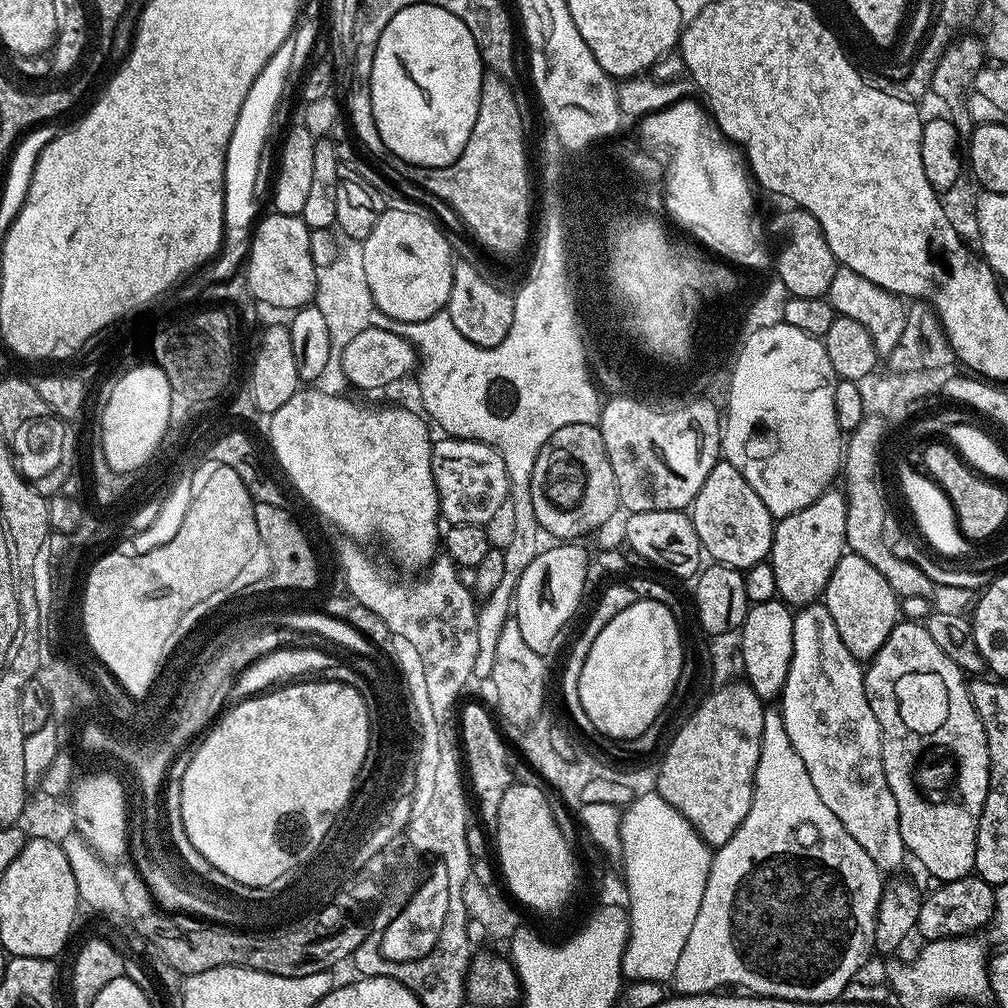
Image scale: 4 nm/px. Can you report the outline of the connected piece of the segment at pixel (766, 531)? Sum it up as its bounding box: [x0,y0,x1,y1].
[690,460,773,570]

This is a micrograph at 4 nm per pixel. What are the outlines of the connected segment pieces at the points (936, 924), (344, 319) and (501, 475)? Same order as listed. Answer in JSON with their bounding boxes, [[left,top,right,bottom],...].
[[916,875,996,941],[312,241,374,396],[432,438,508,525]]

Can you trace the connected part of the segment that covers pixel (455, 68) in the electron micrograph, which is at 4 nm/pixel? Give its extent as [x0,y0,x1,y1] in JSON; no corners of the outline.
[370,2,485,168]

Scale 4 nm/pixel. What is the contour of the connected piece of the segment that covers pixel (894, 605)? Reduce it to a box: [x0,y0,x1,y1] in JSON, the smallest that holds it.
[822,551,902,662]

